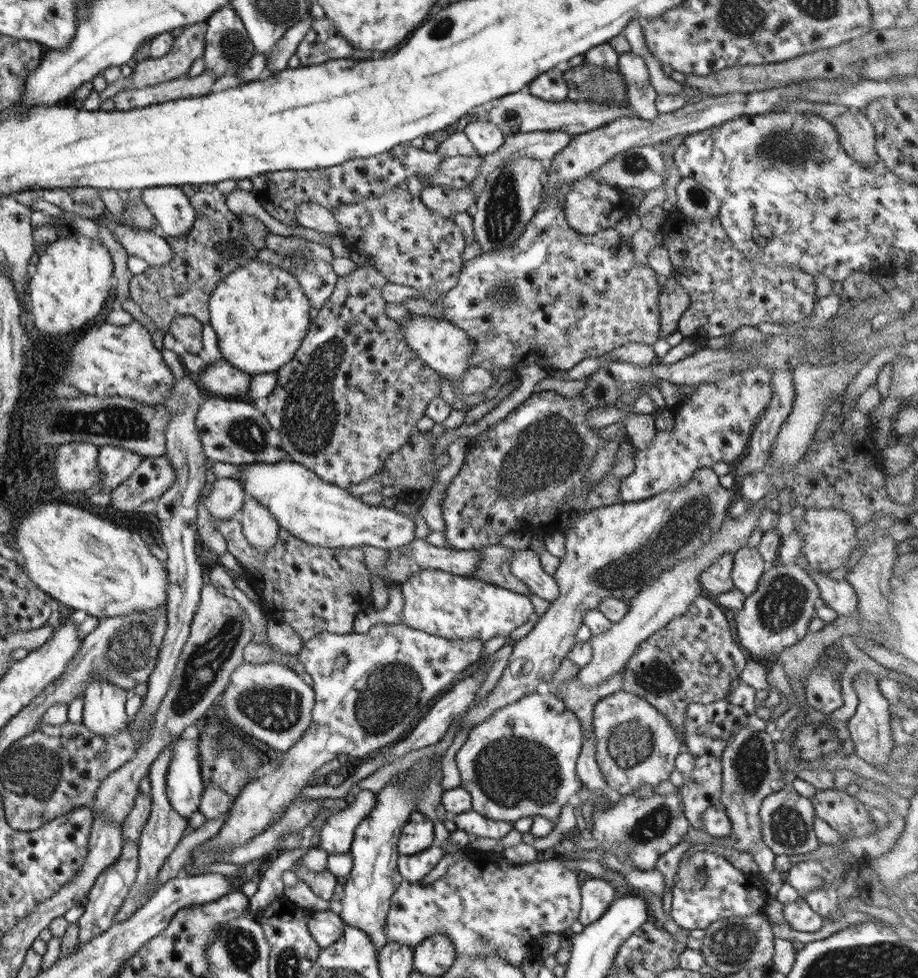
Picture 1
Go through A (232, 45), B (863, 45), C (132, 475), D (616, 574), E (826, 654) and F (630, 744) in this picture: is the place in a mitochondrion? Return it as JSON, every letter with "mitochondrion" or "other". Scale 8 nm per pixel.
{"A":"mitochondrion","B":"other","C":"other","D":"mitochondrion","E":"other","F":"mitochondrion"}

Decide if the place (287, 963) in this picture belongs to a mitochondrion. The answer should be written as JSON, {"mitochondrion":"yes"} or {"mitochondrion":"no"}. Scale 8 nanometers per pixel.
{"mitochondrion":"yes"}

